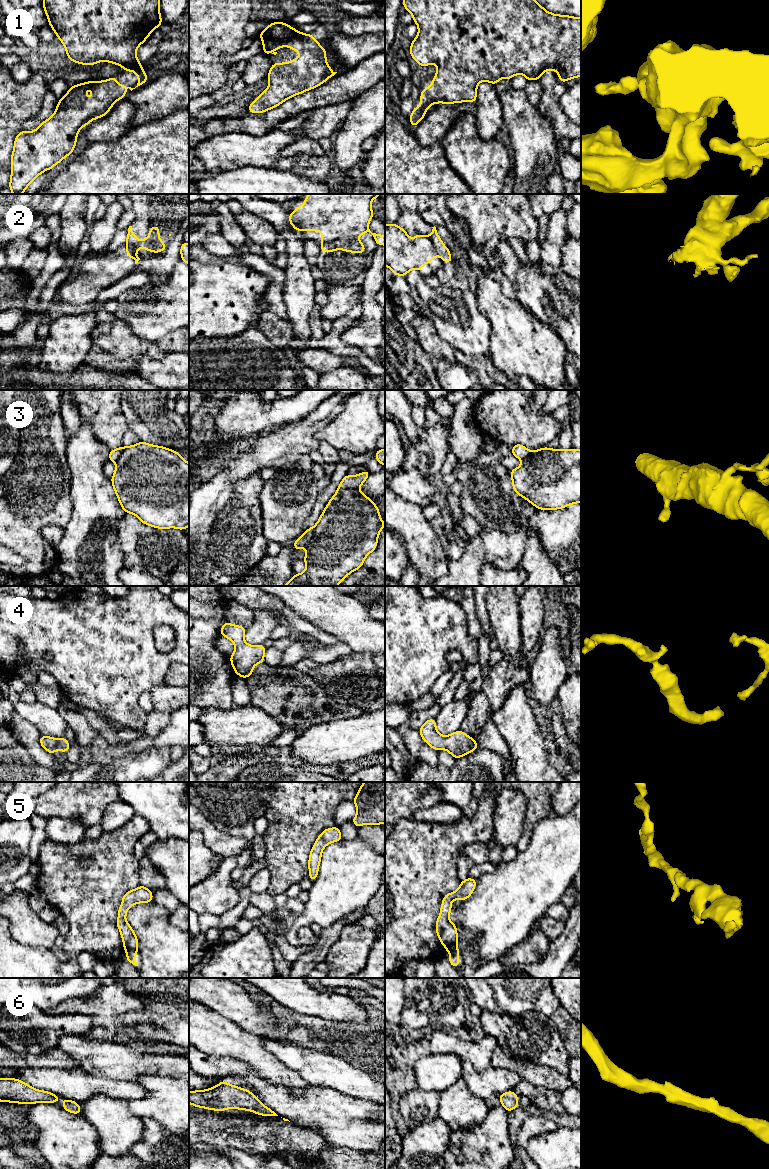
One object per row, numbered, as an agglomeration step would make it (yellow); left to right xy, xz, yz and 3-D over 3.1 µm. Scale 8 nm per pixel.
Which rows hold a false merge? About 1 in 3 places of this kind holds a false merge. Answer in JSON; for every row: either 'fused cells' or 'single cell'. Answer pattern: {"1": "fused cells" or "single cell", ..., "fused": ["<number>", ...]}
{"1": "single cell", "2": "fused cells", "3": "fused cells", "4": "single cell", "5": "single cell", "6": "single cell", "fused": ["2", "3"]}

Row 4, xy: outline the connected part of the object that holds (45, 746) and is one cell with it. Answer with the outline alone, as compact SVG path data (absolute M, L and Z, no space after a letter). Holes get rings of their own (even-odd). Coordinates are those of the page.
M40 736L39 741L41 746L52 755L57 749L66 753L69 751L70 744L66 738L55 739L50 736Z

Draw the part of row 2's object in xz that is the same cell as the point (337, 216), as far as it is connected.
M309 194L305 196L305 204L289 213L289 222L297 231L321 231L322 243L340 238L355 240L361 234L370 232L378 246L385 245L385 236L372 233L368 223L373 218L371 201L381 194Z

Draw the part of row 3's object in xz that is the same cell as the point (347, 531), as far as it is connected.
M358 488L336 493L314 526L314 536L306 545L306 570L294 574L284 586L337 586L351 572L361 568L367 555L376 549L378 535L384 526L379 508Z

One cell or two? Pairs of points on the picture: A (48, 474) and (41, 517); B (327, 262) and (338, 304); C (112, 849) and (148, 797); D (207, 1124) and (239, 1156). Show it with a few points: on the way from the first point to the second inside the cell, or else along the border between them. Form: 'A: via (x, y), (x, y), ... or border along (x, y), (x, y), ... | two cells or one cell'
A: via (41, 485), (41, 506) | one cell
B: border along (338, 283), (360, 285) | two cells
C: border along (136, 814), (140, 815), (148, 823), (150, 829) | two cells
D: border along (207, 1143), (236, 1147), (252, 1155) | two cells

